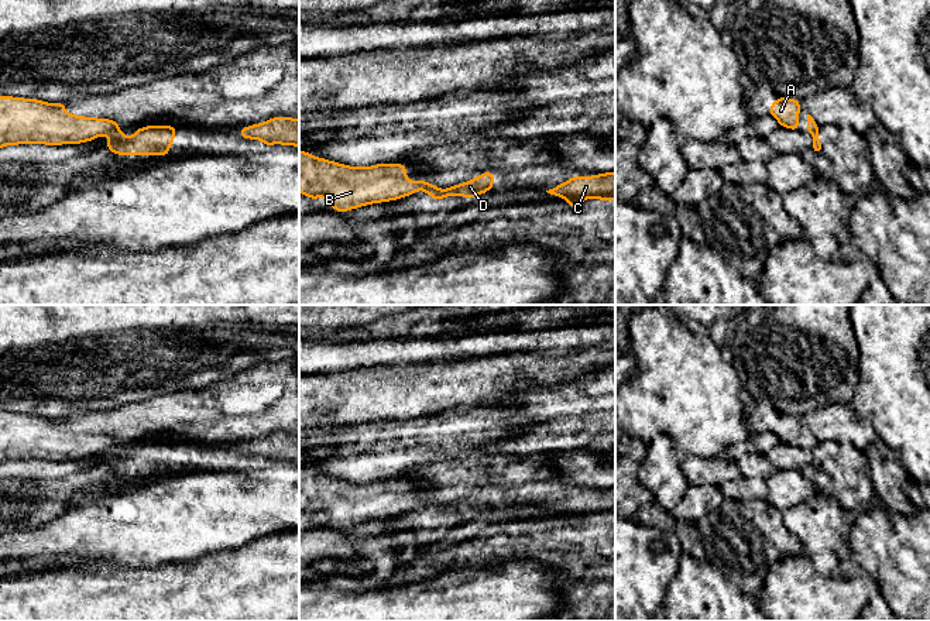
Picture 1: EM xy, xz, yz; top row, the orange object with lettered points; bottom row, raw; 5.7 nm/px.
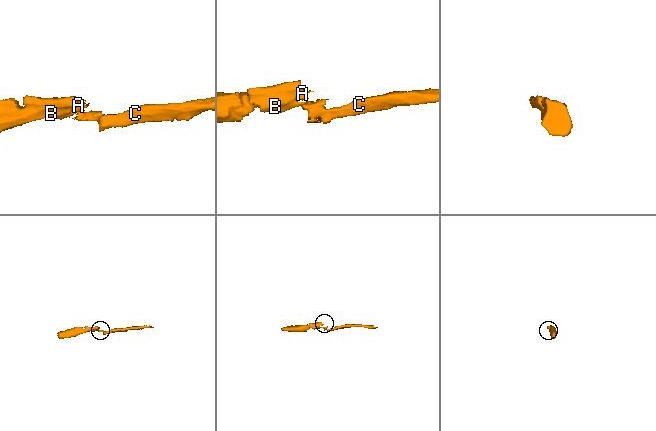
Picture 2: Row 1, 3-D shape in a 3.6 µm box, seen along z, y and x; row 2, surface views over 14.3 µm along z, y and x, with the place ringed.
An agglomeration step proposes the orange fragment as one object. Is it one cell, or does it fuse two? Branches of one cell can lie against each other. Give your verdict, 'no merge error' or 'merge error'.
merge error

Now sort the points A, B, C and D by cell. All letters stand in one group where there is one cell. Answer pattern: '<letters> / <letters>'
A B / C D

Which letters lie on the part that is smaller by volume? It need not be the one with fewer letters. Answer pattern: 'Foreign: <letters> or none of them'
Foreign: C, D

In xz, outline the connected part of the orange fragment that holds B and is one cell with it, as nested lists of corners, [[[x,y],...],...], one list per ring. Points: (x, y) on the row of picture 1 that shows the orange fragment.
[[[299,151],[299,192],[312,200],[326,198],[340,213],[398,200],[428,186],[428,181],[408,181],[404,164],[349,167]]]

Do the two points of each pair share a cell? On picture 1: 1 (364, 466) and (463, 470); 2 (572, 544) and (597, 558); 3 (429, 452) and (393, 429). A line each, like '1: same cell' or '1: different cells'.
1: different cells
2: same cell
3: same cell

